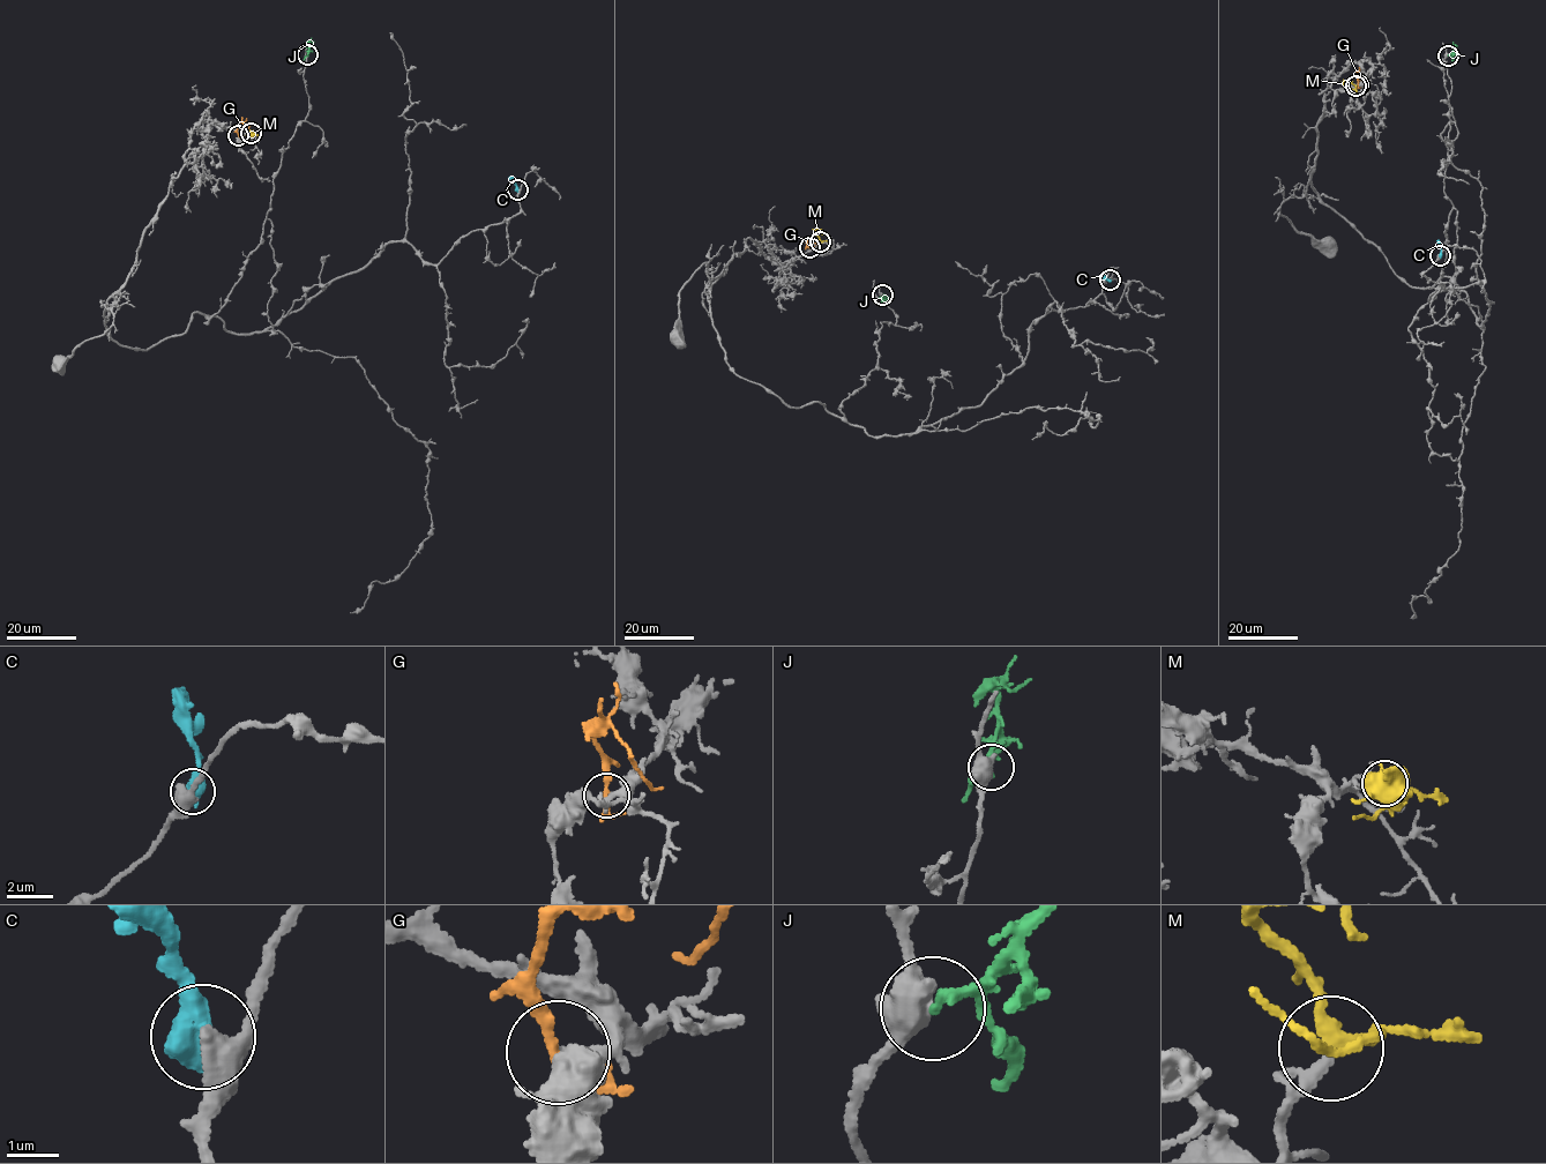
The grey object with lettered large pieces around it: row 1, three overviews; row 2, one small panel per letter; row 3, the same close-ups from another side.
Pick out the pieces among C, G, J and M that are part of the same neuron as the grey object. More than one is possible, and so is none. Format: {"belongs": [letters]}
{"belongs": ["M"]}

